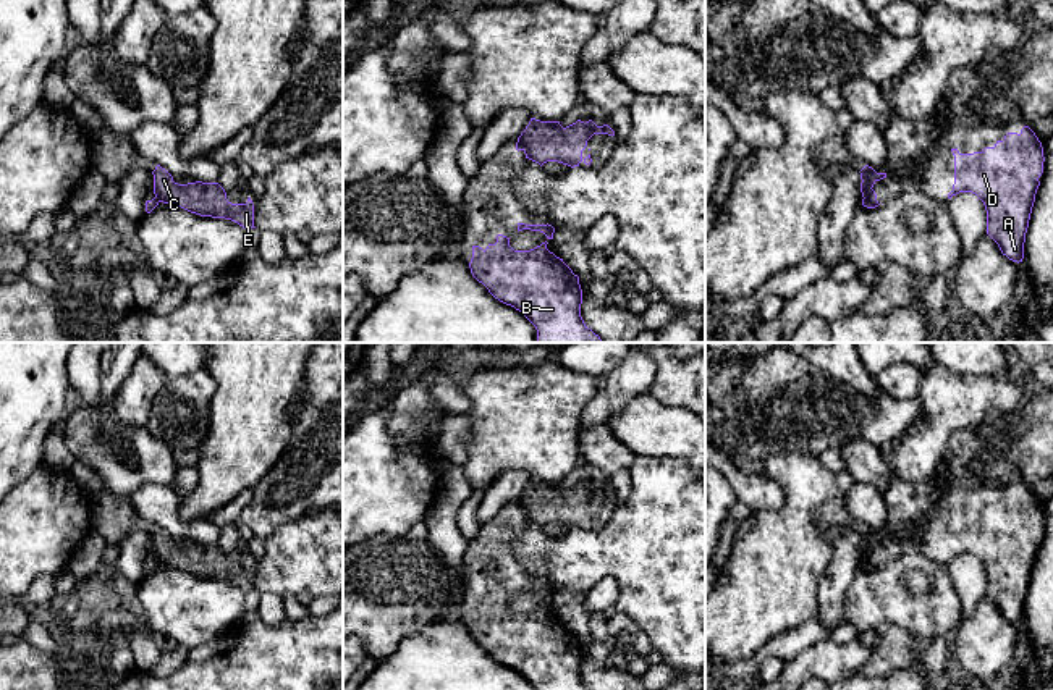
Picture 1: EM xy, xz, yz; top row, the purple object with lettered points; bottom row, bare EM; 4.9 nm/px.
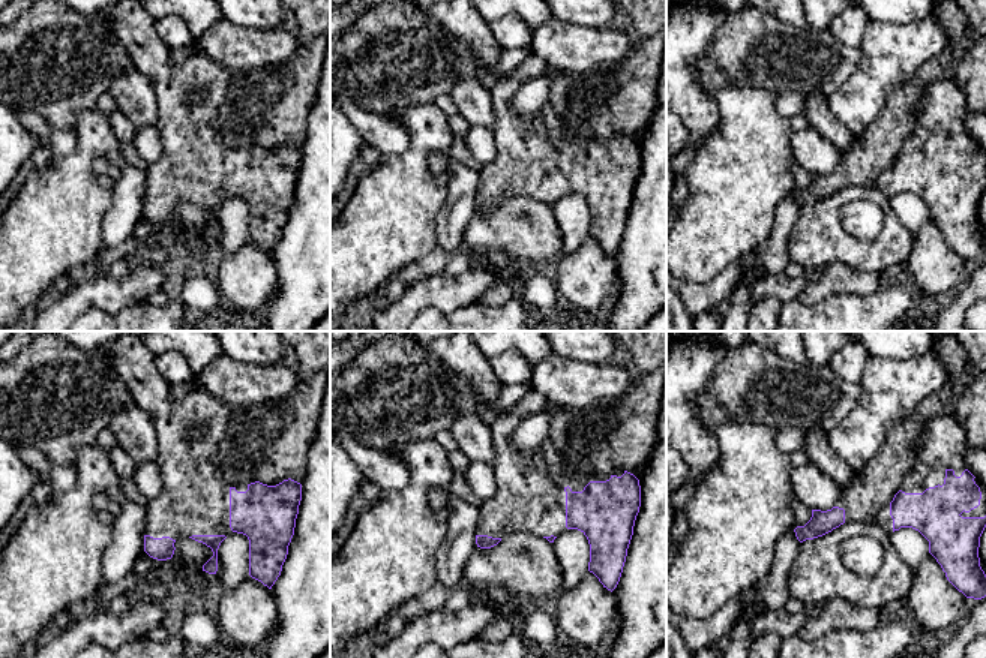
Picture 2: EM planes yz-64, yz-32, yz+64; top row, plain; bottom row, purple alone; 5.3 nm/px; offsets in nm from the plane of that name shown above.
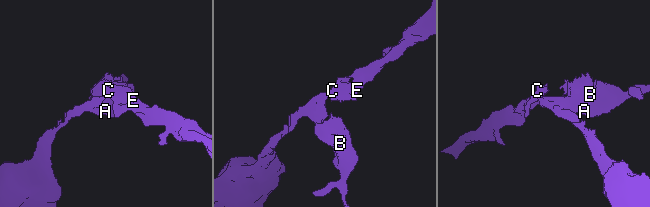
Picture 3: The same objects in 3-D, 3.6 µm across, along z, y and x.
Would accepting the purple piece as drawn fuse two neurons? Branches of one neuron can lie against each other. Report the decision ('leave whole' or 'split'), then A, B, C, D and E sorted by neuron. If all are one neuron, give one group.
split | A B D / C E

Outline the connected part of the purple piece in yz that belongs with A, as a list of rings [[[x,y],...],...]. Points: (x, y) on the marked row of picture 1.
[[[1024,126],[1021,133],[1008,133],[1003,141],[982,152],[961,154],[951,149],[954,155],[954,184],[948,199],[959,192],[975,194],[987,210],[987,234],[998,244],[1003,255],[1013,262],[1022,262],[1024,242],[1029,228],[1035,194],[1040,186],[1038,178],[1043,173],[1043,147],[1035,133]]]

